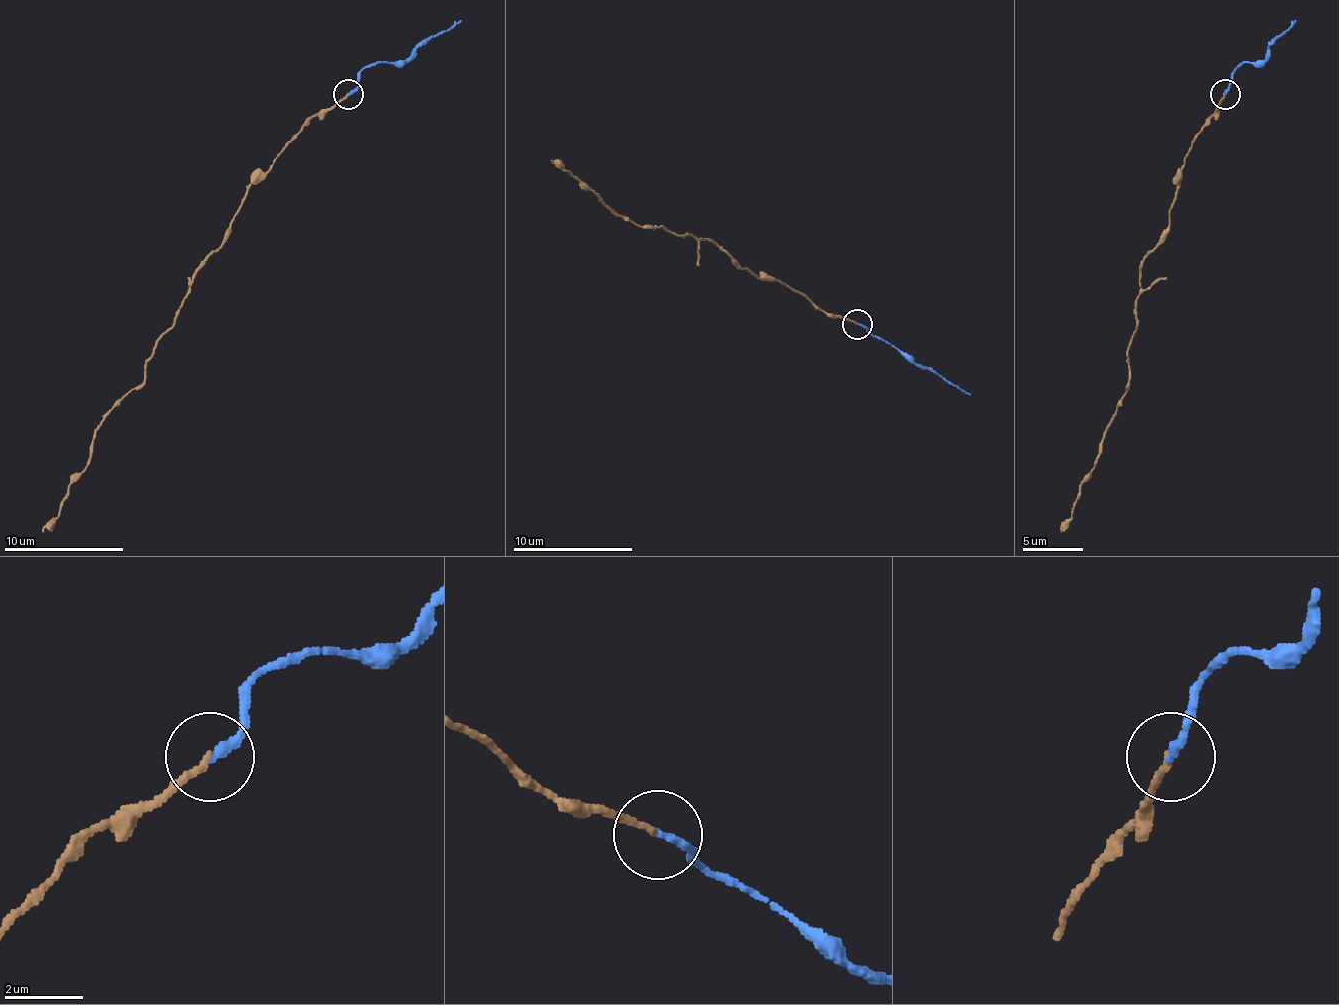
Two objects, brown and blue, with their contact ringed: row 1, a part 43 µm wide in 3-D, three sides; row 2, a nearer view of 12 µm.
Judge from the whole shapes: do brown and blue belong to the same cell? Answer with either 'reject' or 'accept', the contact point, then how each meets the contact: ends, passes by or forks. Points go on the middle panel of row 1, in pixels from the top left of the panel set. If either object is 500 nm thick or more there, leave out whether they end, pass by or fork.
accept; place (857, 324); brown ends; blue ends

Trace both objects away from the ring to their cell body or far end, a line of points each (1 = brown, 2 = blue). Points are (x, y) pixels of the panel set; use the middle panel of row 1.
1: (856, 323), (829, 317), (802, 293), (736, 263), (709, 239), (640, 227), (550, 161)
2: (856, 323), (874, 338), (892, 344), (970, 395)

